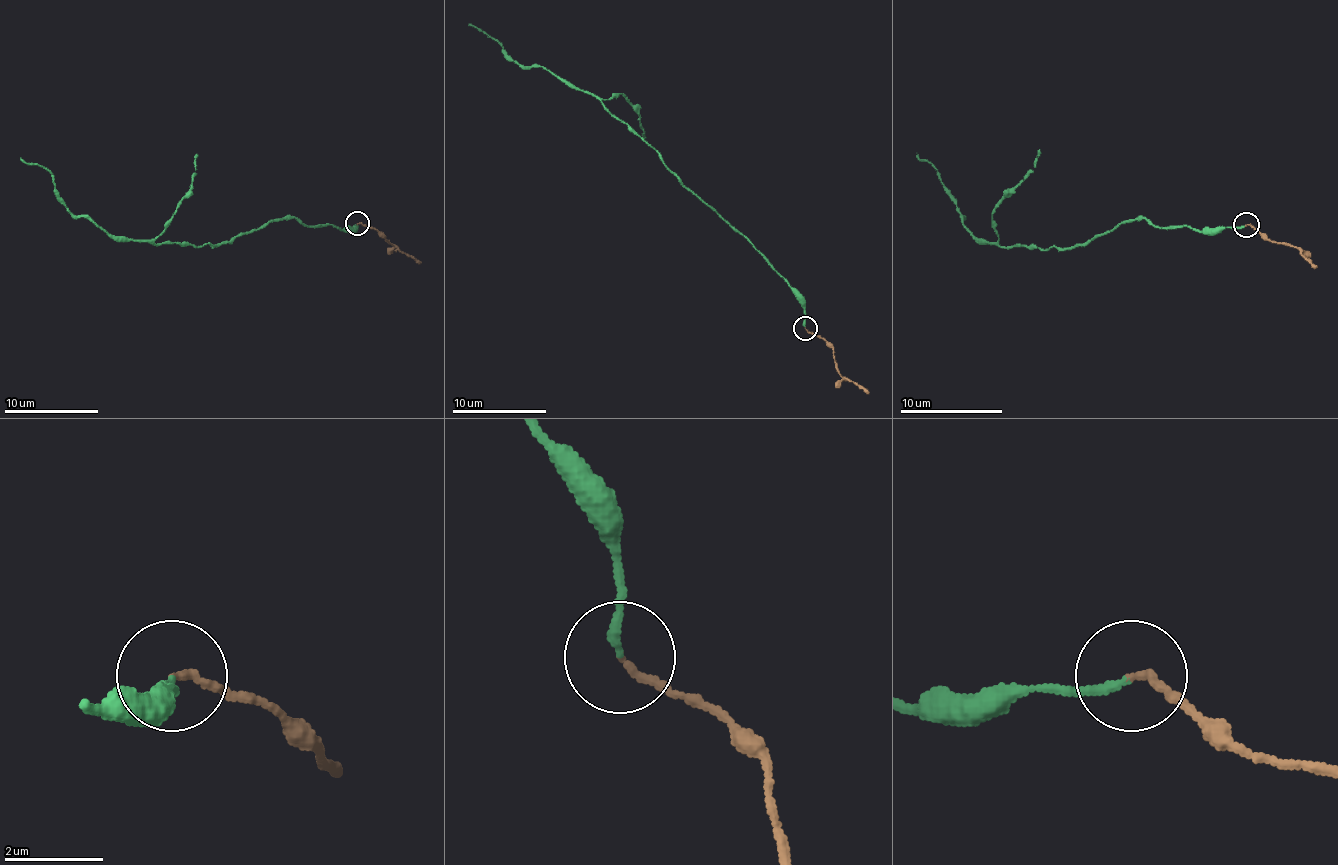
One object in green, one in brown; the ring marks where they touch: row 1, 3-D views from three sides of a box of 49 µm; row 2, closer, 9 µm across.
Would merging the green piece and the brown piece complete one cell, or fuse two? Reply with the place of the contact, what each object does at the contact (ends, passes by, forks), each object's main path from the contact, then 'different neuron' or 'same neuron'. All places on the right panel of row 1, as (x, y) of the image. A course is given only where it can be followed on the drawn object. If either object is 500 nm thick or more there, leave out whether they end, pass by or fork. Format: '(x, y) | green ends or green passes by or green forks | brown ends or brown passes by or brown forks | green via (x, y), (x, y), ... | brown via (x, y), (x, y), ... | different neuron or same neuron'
(1246, 224) | green ends | brown ends | green via (1247, 225), (1155, 228), (1145, 217), (1068, 248), (981, 243), (963, 225), (940, 174), (917, 154) | brown via (1247, 225), (1272, 243), (1290, 243), (1316, 266) | same neuron

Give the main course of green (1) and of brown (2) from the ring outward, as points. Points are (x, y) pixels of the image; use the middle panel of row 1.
1: (805, 329), (803, 298), (643, 140), (595, 98), (565, 83), (541, 67), (525, 67), (492, 36), (468, 24)
2: (805, 329), (820, 336), (834, 352), (836, 369), (869, 393)

